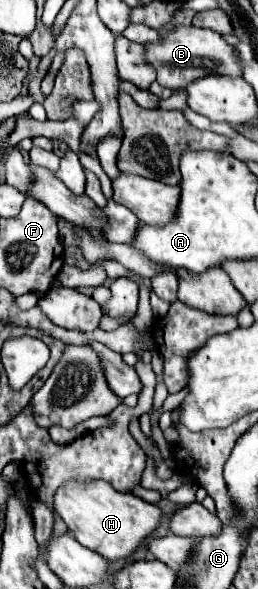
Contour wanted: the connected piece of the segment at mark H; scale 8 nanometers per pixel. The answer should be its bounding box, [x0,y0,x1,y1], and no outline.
[53,482,161,560]

